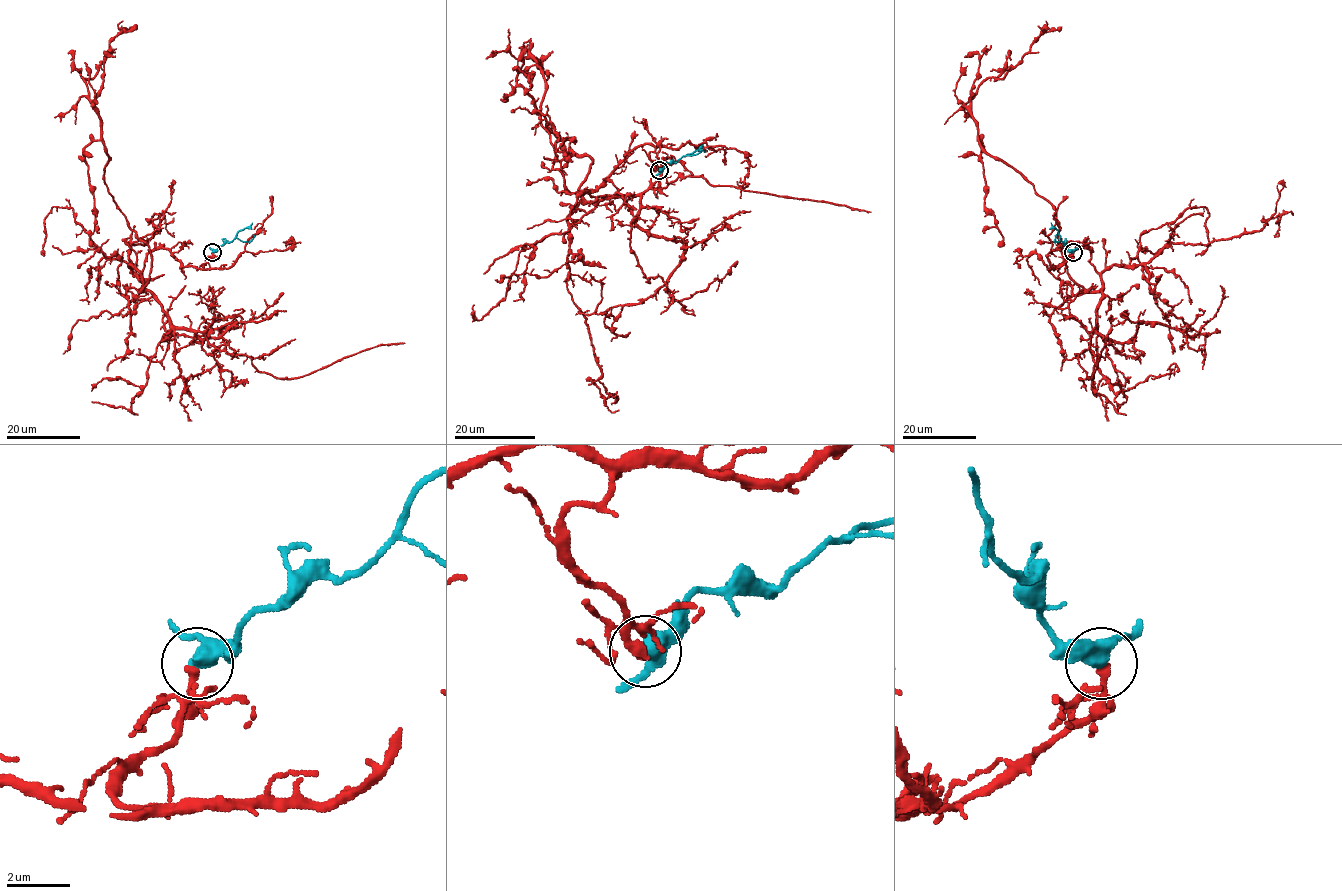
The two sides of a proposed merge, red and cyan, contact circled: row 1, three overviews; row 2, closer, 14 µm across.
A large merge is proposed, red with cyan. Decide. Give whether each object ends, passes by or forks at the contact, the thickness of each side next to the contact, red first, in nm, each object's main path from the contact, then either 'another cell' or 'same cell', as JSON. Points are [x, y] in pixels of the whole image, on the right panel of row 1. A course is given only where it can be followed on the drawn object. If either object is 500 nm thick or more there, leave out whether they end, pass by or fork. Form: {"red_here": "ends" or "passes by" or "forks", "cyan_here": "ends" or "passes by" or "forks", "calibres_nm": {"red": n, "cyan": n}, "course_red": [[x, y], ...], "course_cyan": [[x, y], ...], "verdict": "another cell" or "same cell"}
{"red_here": "ends", "cyan_here": "passes by", "calibres_nm": {"red": 260, "cyan": 440}, "course_red": [[1073, 252], [1048, 268], [1088, 248], [1098, 290], [1067, 271], [1056, 210], [983, 148], [971, 108], [1061, 27]], "course_cyan": [[1072, 252], [1050, 222]], "verdict": "another cell"}

